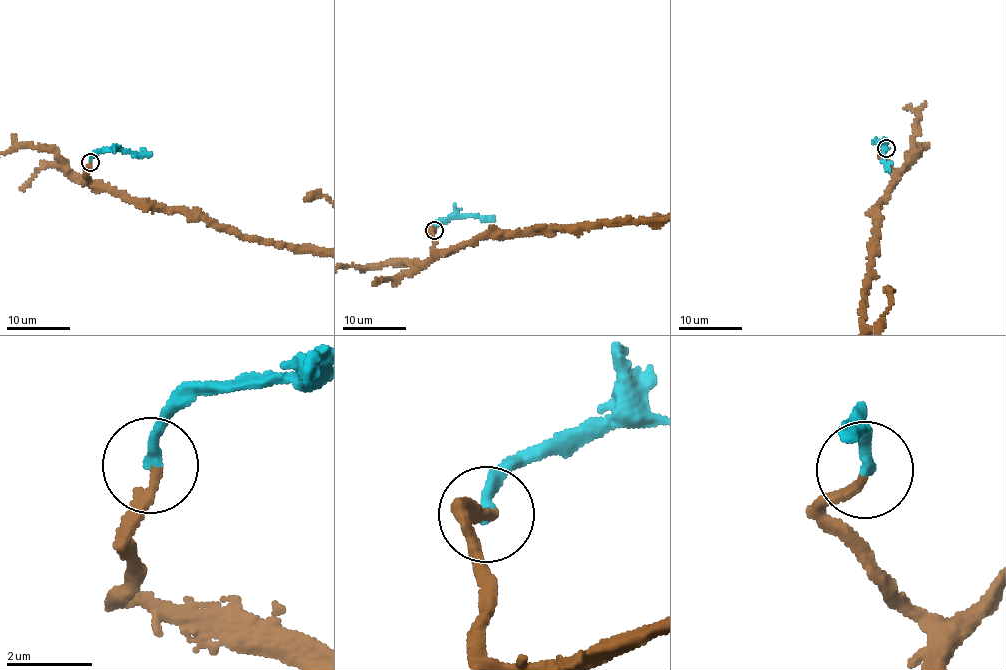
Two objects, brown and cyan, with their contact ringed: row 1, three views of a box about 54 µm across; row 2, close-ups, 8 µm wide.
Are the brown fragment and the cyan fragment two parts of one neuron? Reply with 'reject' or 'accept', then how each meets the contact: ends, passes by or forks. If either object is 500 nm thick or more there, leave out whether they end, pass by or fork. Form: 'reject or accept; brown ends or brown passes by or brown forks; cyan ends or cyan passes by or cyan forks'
accept; brown ends; cyan ends

